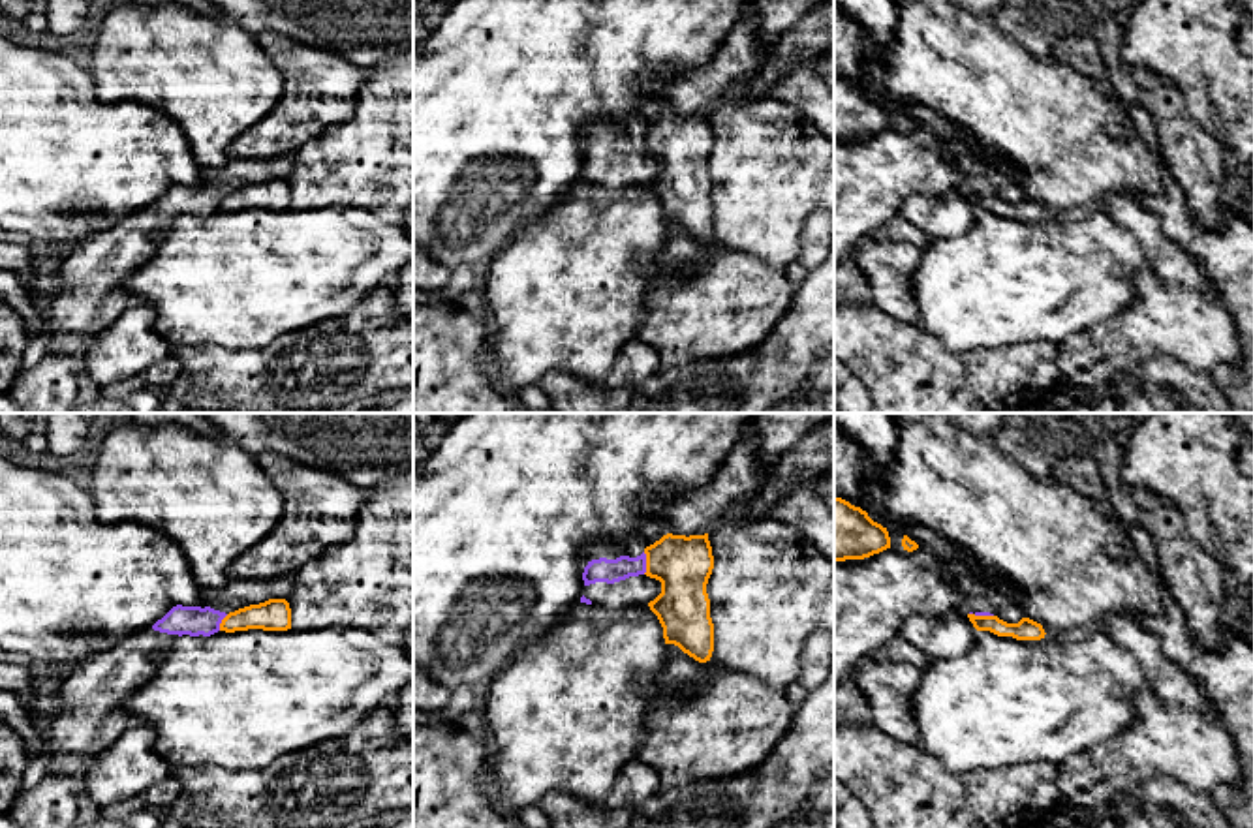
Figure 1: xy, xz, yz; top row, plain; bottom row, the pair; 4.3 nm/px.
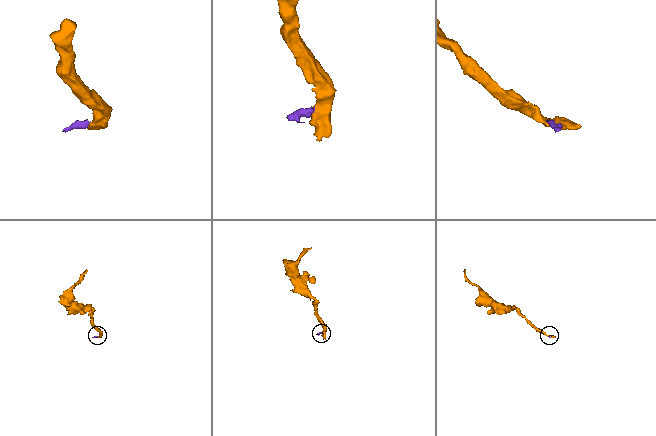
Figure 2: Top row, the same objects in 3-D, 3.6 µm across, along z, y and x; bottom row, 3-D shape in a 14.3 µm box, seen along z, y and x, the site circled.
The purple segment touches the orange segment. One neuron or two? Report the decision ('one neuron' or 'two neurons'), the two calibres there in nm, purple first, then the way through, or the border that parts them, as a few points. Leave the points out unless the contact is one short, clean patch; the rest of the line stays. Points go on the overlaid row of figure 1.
two neurons | 100/240 nm | along xz (643, 552), (645, 573)

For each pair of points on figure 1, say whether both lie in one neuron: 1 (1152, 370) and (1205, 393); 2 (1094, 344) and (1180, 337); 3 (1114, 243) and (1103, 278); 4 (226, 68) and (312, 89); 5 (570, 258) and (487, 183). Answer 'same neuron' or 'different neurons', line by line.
1: same neuron
2: same neuron
3: same neuron
4: different neurons
5: different neurons

